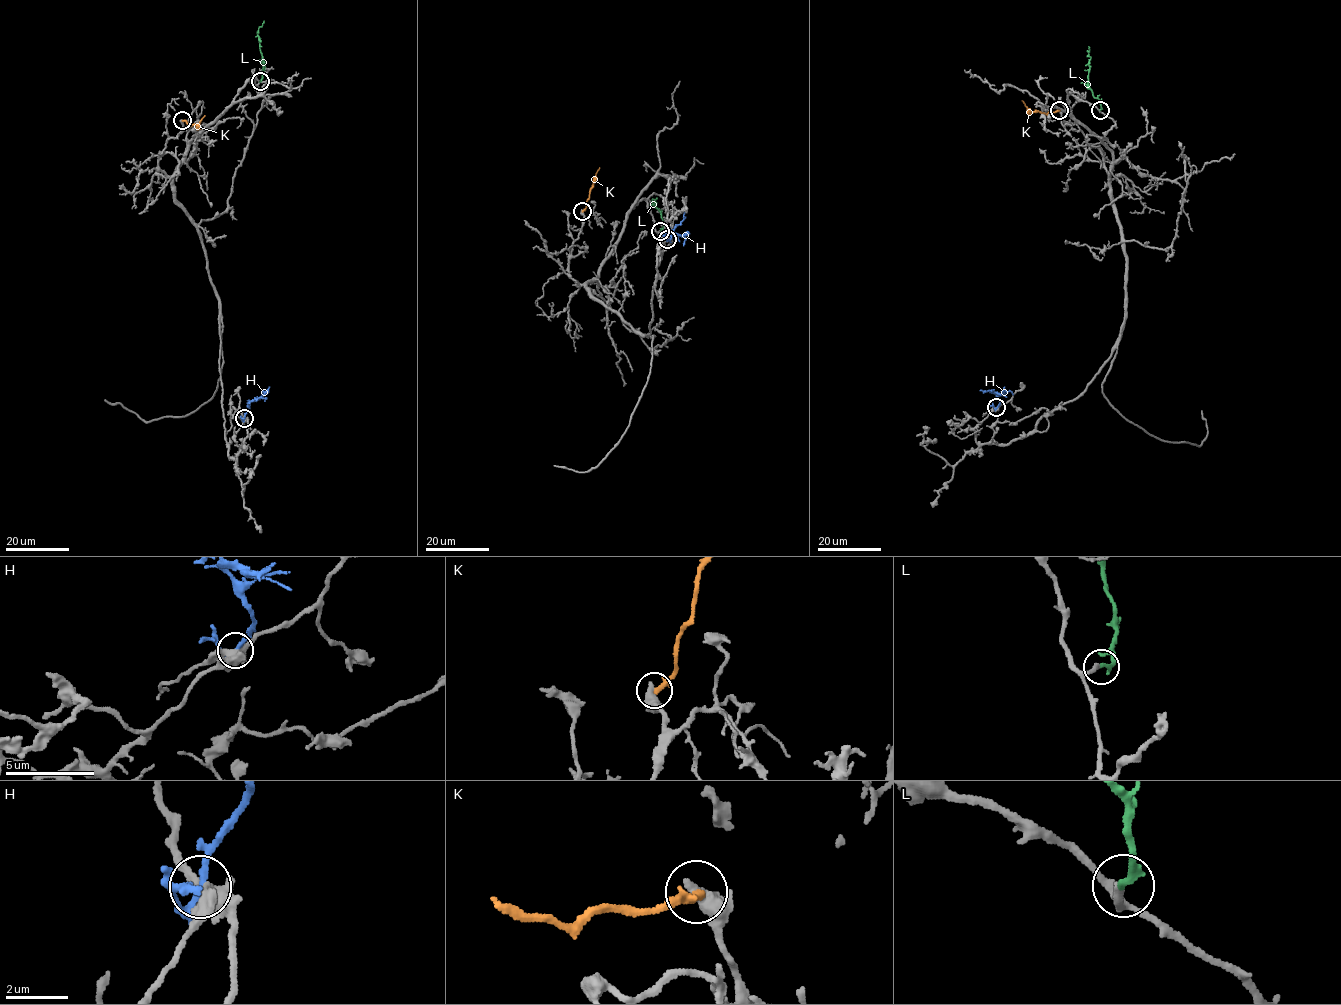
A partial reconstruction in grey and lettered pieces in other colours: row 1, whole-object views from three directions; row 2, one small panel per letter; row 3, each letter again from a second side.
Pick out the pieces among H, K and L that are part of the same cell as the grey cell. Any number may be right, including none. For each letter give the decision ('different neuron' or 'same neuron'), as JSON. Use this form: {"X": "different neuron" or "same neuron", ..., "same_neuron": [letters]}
{"H": "different neuron", "K": "different neuron", "L": "same neuron", "same_neuron": ["L"]}

